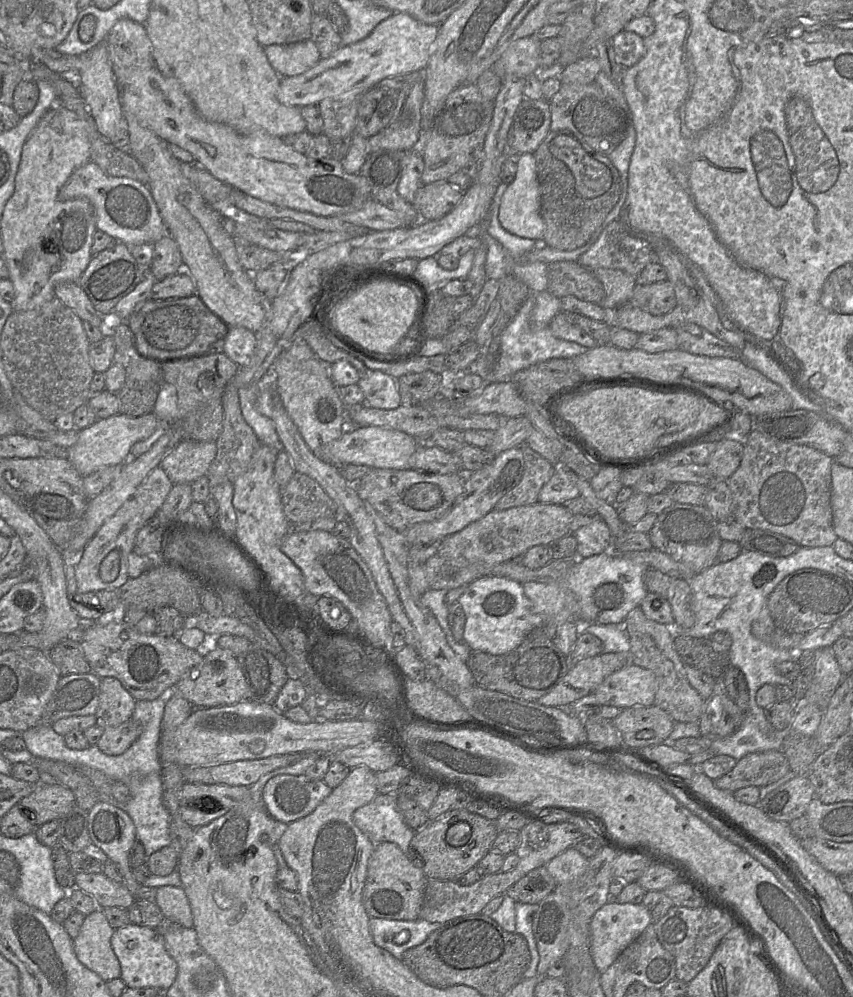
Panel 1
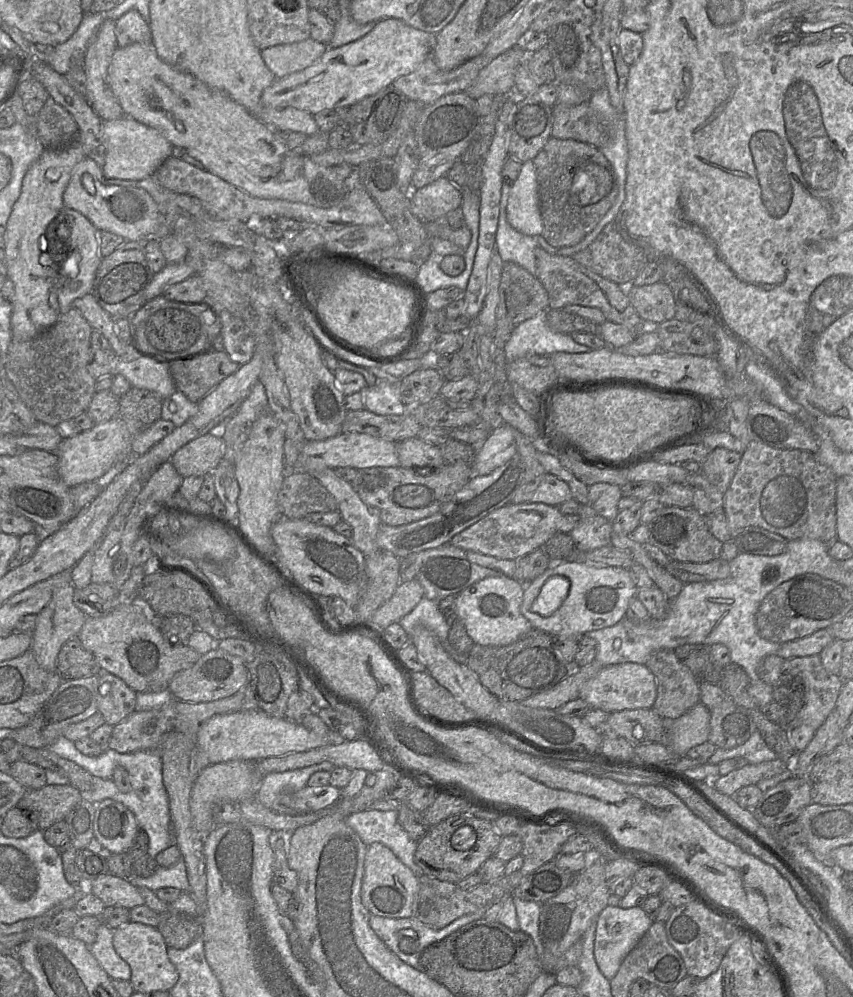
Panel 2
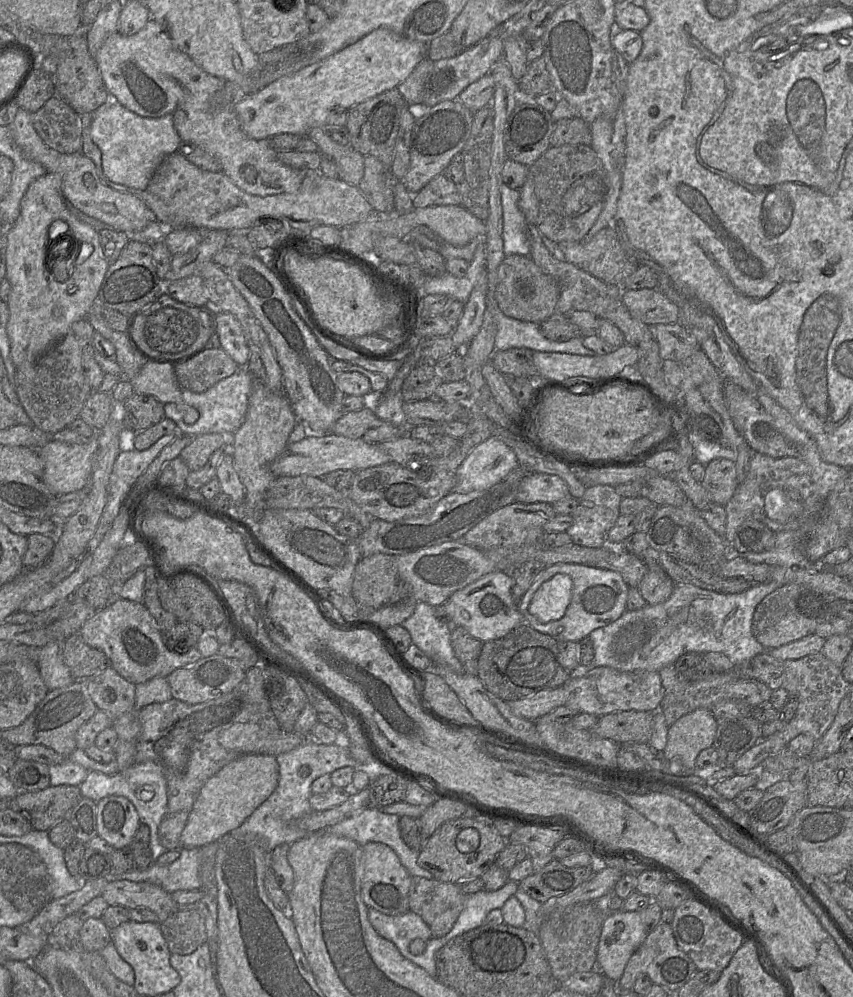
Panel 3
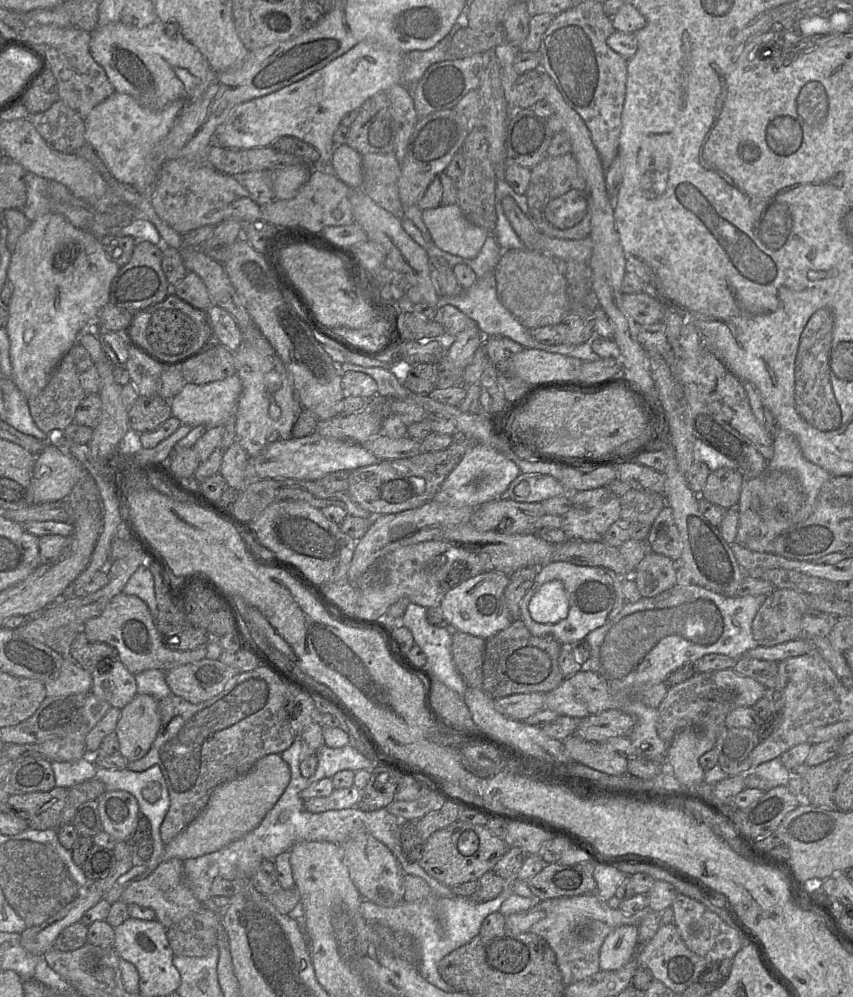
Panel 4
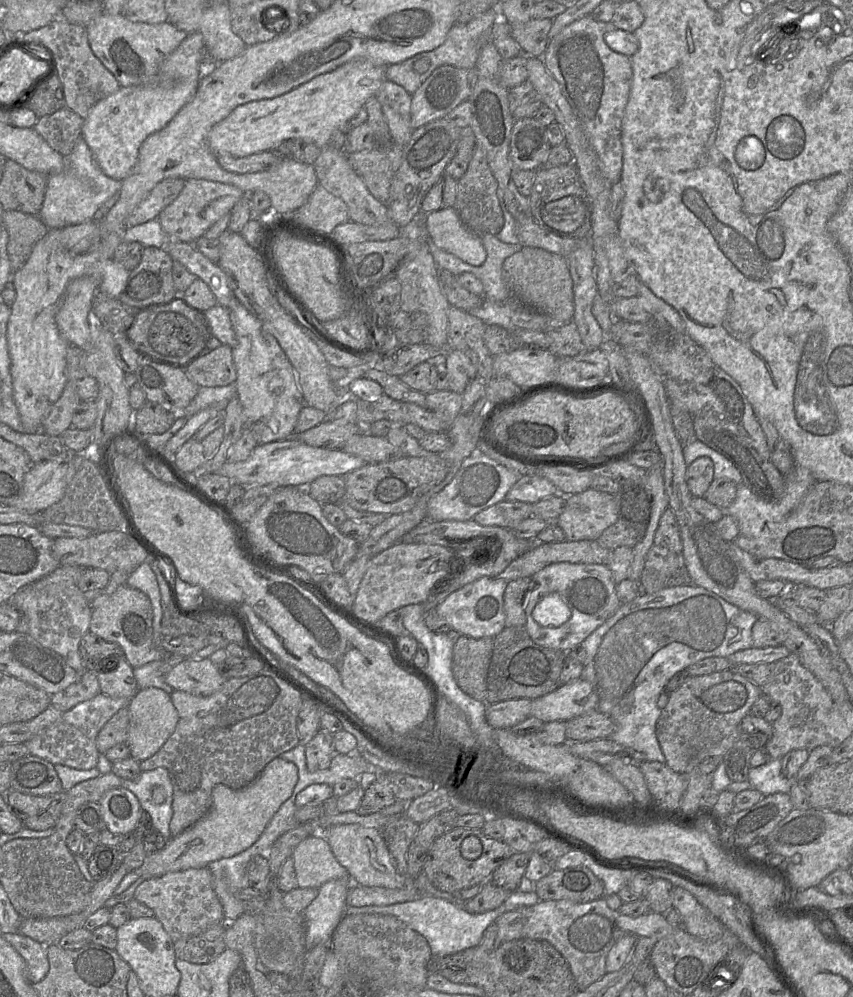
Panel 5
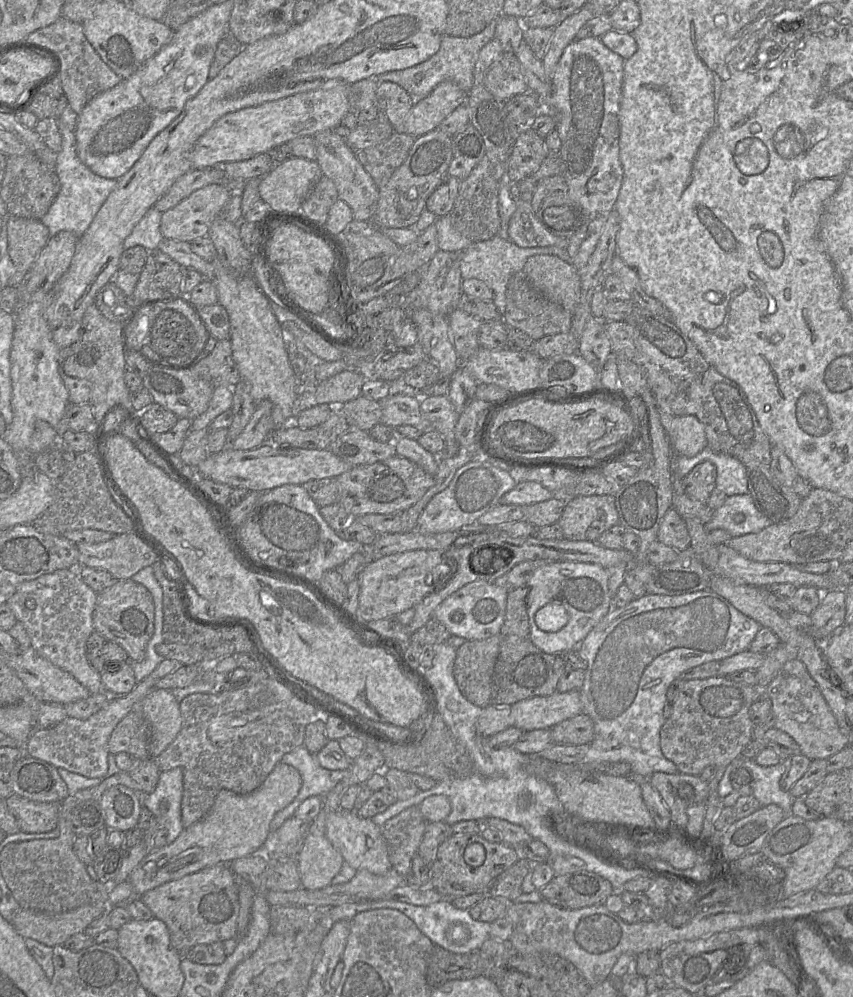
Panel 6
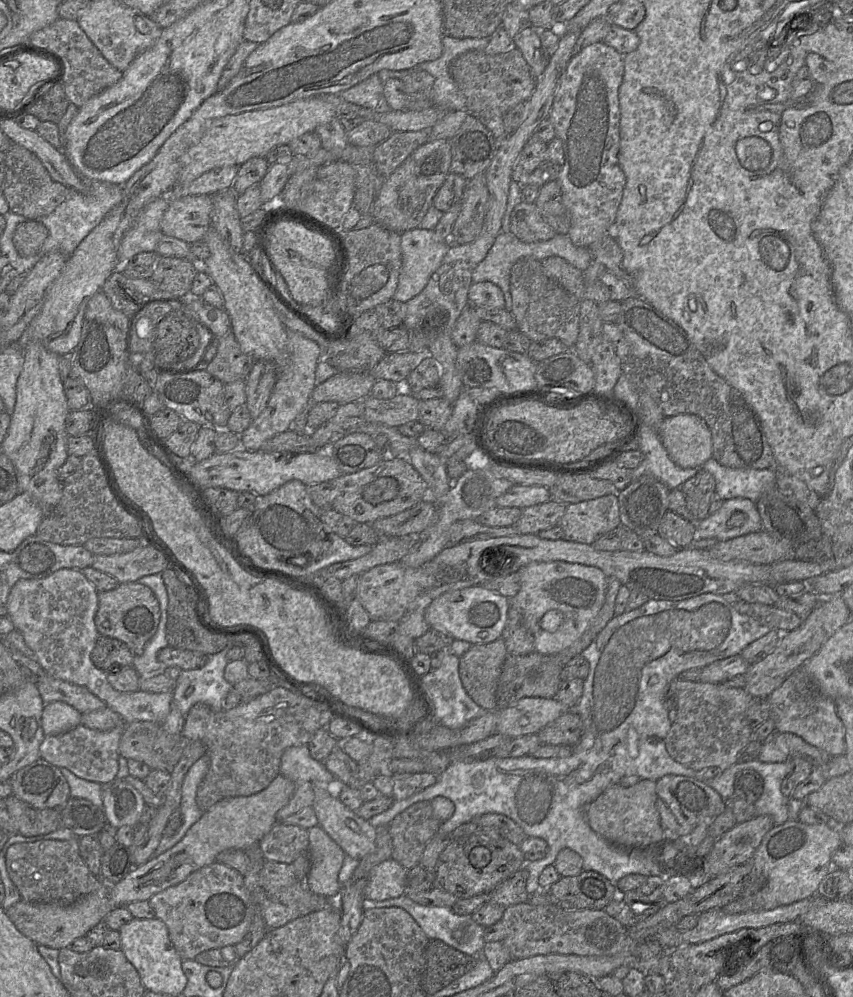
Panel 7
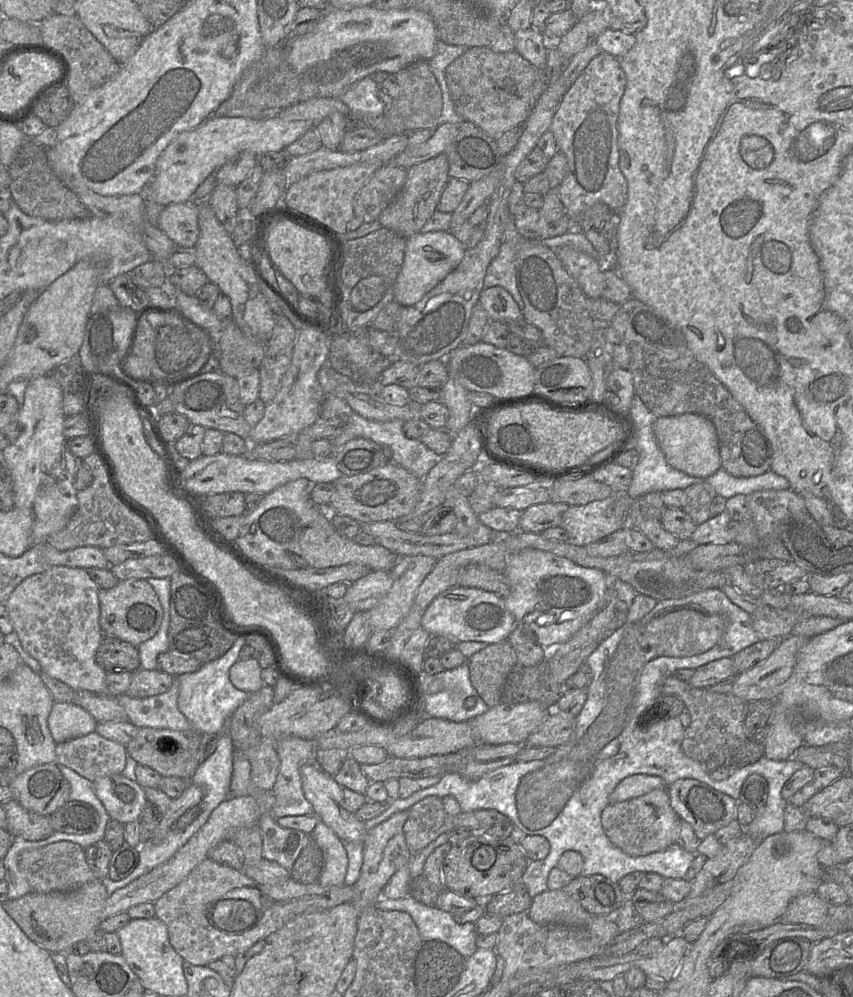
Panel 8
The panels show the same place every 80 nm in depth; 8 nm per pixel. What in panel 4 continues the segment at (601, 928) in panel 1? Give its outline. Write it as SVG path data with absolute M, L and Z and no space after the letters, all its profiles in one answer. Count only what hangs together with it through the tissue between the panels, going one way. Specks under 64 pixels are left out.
M624 925L614 929L604 940L599 953L601 971L624 967L637 952L638 926Z

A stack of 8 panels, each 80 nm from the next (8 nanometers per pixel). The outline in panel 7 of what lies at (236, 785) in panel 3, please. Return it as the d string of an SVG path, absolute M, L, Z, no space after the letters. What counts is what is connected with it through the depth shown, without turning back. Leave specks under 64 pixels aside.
M278 774L267 788L256 794L218 801L204 812L176 845L137 866L117 884L110 886L111 903L117 907L135 901L148 901L153 895L184 881L192 872L217 861L218 854L224 850L246 850L259 843L276 823L277 812L288 804L294 790L294 782Z

